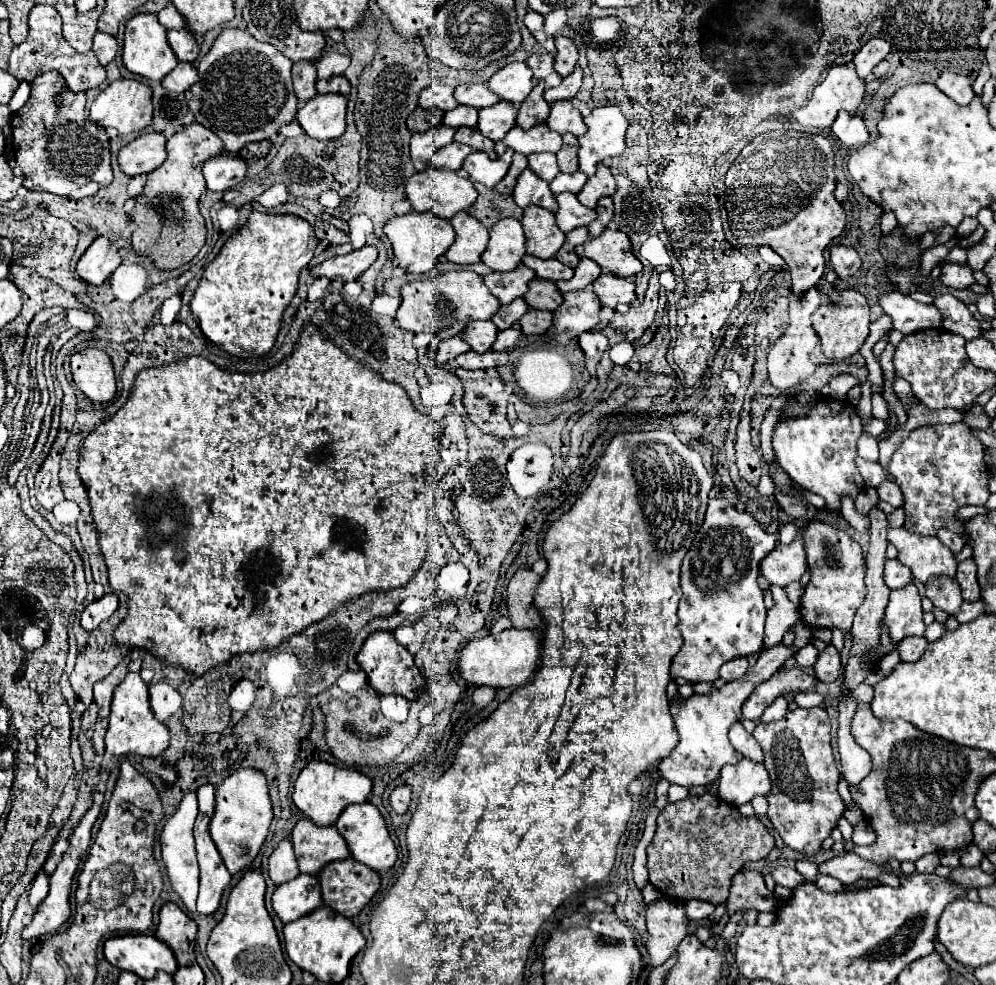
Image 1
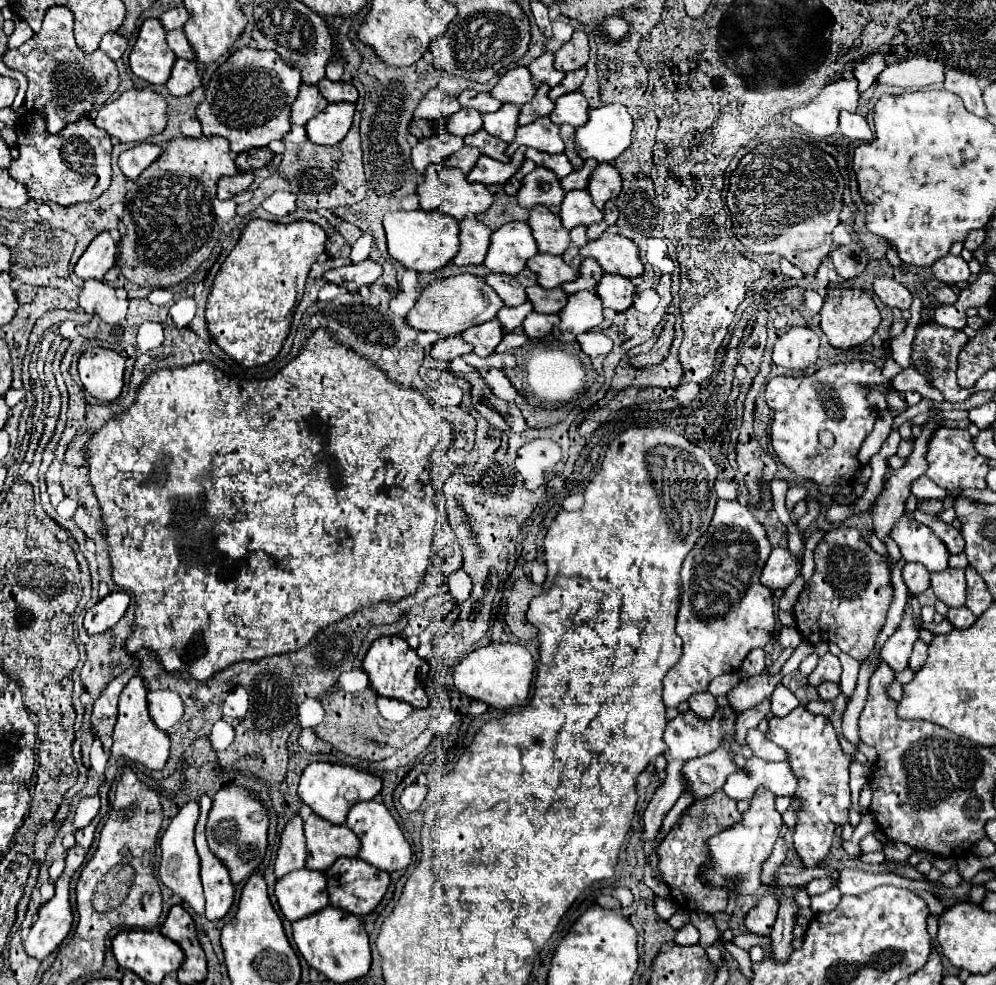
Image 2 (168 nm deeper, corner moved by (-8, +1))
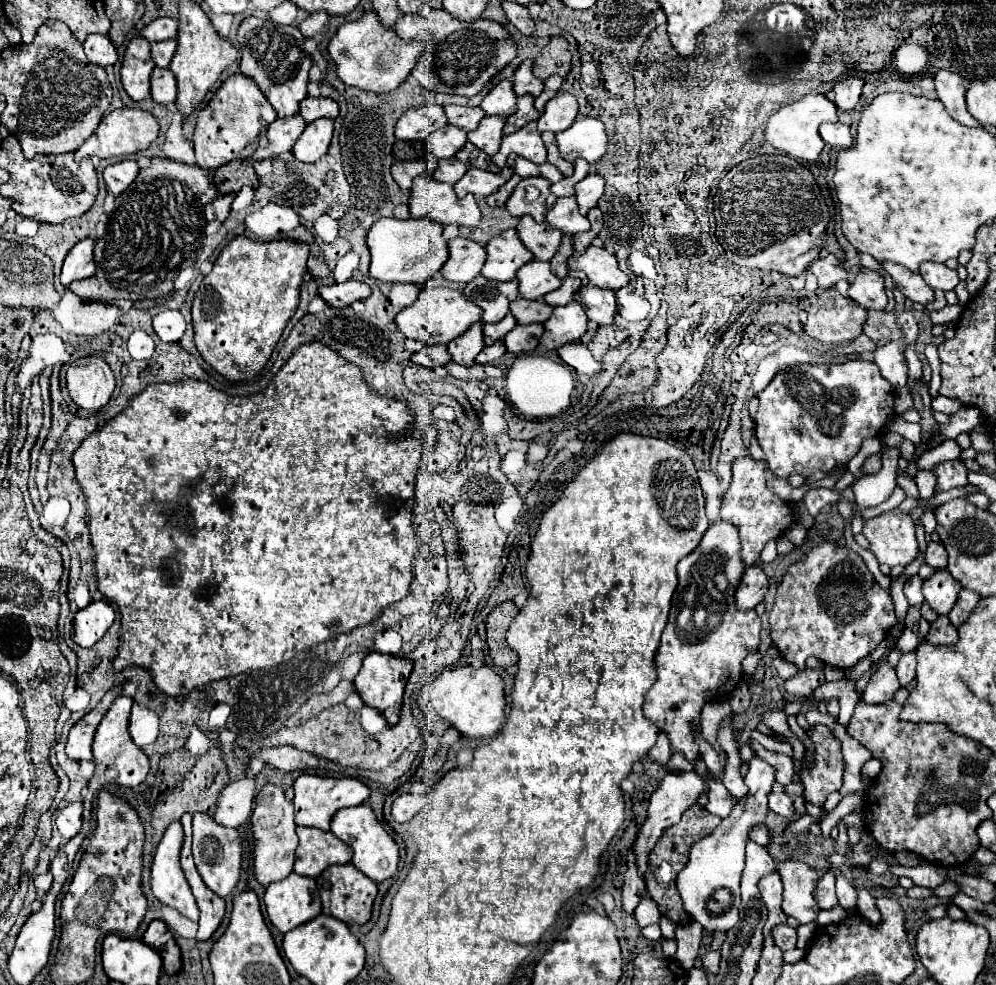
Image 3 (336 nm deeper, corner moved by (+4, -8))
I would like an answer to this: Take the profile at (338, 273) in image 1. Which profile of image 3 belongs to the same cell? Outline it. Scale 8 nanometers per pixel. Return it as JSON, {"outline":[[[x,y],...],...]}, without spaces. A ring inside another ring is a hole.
{"outline":[[[347,280],[341,284],[331,284],[331,286],[319,286],[319,296],[335,308],[345,308],[357,300],[363,300],[371,294],[371,288],[365,282],[357,280]]]}

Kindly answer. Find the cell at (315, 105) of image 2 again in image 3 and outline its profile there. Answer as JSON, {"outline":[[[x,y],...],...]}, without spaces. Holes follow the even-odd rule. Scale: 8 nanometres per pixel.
{"outline":[[[299,112],[295,116],[287,116],[287,120],[275,120],[271,122],[267,130],[267,138],[261,140],[259,148],[251,156],[251,160],[265,160],[265,158],[277,158],[281,152],[287,152],[293,148],[297,138],[303,134],[307,122]]]}

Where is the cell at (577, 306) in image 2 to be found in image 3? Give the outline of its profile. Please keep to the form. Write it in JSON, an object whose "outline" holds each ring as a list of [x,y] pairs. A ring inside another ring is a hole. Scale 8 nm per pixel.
{"outline":[[[569,302],[565,306],[555,306],[551,318],[543,326],[541,346],[545,350],[557,350],[563,344],[579,340],[587,332],[587,316],[579,302]]]}

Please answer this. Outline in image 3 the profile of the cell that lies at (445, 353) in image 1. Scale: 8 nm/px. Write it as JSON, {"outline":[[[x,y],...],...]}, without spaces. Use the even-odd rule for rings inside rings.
{"outline":[[[433,344],[433,346],[423,346],[419,352],[415,352],[411,356],[411,360],[419,366],[425,368],[437,368],[437,366],[445,366],[451,362],[451,354],[447,352],[447,346],[443,344]]]}

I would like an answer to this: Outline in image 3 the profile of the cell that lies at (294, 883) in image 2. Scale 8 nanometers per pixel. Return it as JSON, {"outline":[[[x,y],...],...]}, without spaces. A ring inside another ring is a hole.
{"outline":[[[291,872],[285,880],[267,886],[265,908],[271,924],[281,932],[289,932],[321,914],[319,890],[313,878]]]}

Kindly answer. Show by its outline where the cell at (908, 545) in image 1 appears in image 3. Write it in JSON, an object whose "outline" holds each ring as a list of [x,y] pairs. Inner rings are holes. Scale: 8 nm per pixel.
{"outline":[[[891,510],[875,516],[863,526],[865,538],[871,542],[871,552],[881,564],[909,566],[919,556],[915,524],[907,512]]]}

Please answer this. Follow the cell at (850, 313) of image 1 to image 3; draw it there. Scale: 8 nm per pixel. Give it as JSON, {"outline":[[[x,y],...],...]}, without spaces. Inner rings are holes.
{"outline":[[[835,288],[817,296],[807,310],[805,334],[823,344],[851,342],[863,332],[867,310],[855,300],[841,296]]]}

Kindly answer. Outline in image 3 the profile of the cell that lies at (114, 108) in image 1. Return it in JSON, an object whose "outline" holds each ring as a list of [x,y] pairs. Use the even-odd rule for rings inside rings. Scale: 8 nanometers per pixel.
{"outline":[[[119,108],[107,114],[97,130],[75,150],[75,160],[83,160],[85,156],[99,156],[99,158],[119,158],[133,152],[147,150],[151,142],[159,134],[159,124],[151,112],[145,112],[141,108]]]}

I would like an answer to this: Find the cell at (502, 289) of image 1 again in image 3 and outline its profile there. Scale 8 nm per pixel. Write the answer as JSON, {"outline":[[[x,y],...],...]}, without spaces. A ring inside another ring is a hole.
{"outline":[[[483,276],[471,280],[465,290],[465,298],[483,308],[483,322],[499,322],[509,314],[509,302],[519,298],[517,280],[495,282]]]}

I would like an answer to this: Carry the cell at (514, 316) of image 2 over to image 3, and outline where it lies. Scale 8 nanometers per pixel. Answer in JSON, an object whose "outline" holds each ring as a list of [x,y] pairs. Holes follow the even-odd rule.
{"outline":[[[507,314],[501,322],[495,322],[495,324],[483,324],[483,336],[485,336],[485,342],[487,344],[493,344],[497,340],[501,340],[509,330],[513,330],[513,326],[517,326],[517,320]]]}

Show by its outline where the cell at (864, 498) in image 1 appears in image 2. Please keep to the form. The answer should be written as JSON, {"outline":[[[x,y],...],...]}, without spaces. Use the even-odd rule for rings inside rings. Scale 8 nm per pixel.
{"outline":[[[777,547],[771,551],[763,573],[761,573],[761,583],[769,587],[771,591],[775,589],[785,589],[795,577],[799,575],[799,565],[797,559],[789,549]]]}

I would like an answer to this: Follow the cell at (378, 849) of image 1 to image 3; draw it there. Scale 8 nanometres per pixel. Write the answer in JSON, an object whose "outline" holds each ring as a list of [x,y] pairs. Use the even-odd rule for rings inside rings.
{"outline":[[[369,804],[353,806],[353,808],[343,808],[335,812],[333,816],[333,834],[343,840],[347,846],[353,848],[353,866],[361,870],[365,876],[369,876],[373,882],[383,882],[391,876],[395,876],[397,866],[399,866],[399,848],[395,840],[385,832],[385,828],[379,824],[375,818],[373,810]]]}

